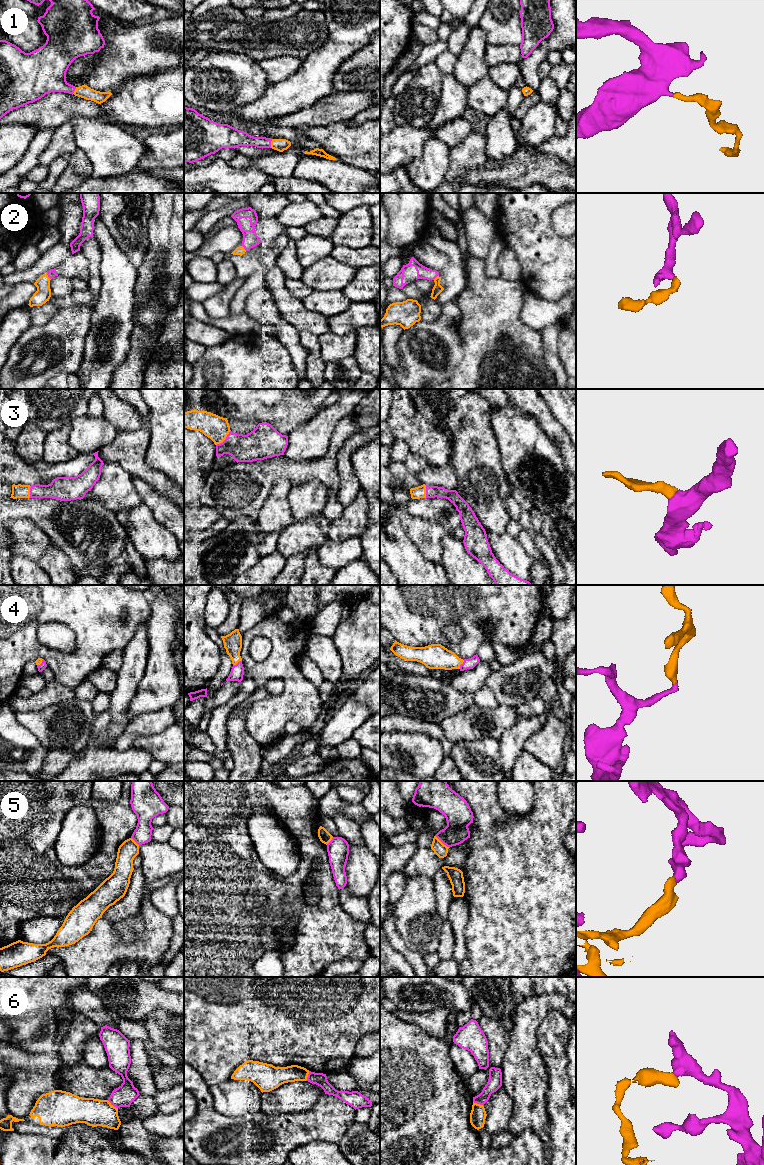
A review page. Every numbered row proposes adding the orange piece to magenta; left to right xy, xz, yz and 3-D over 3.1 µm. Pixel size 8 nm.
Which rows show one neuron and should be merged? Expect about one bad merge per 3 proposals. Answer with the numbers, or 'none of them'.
1, 2, 3, 4

